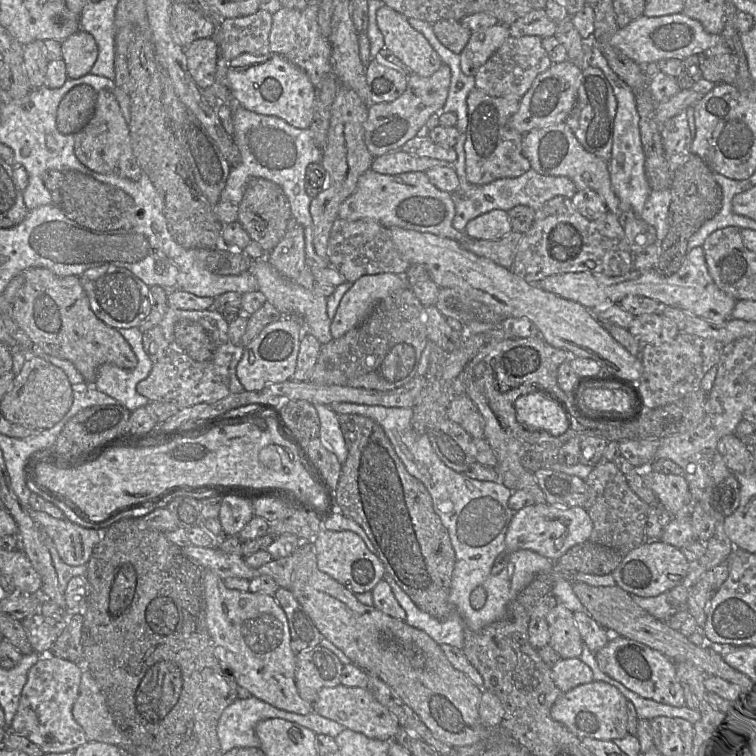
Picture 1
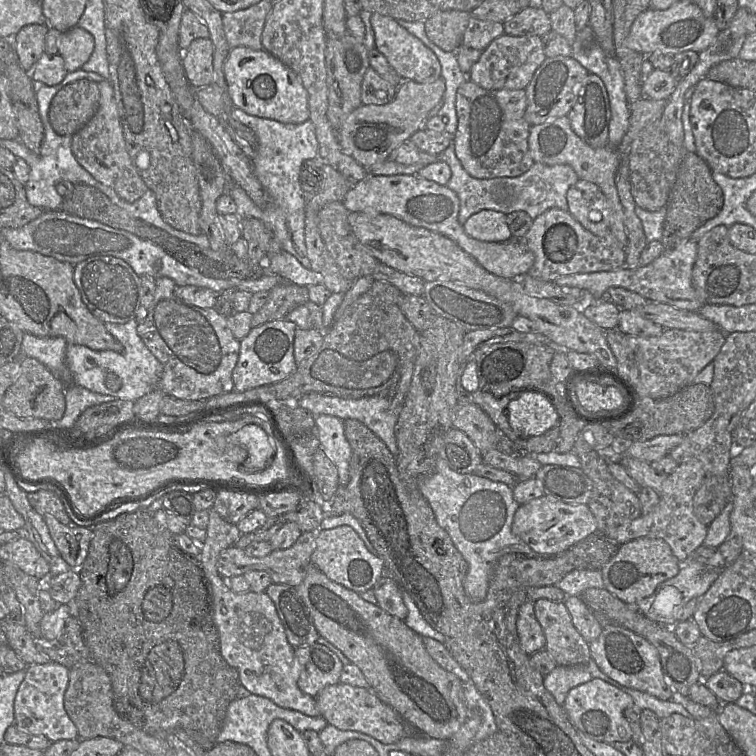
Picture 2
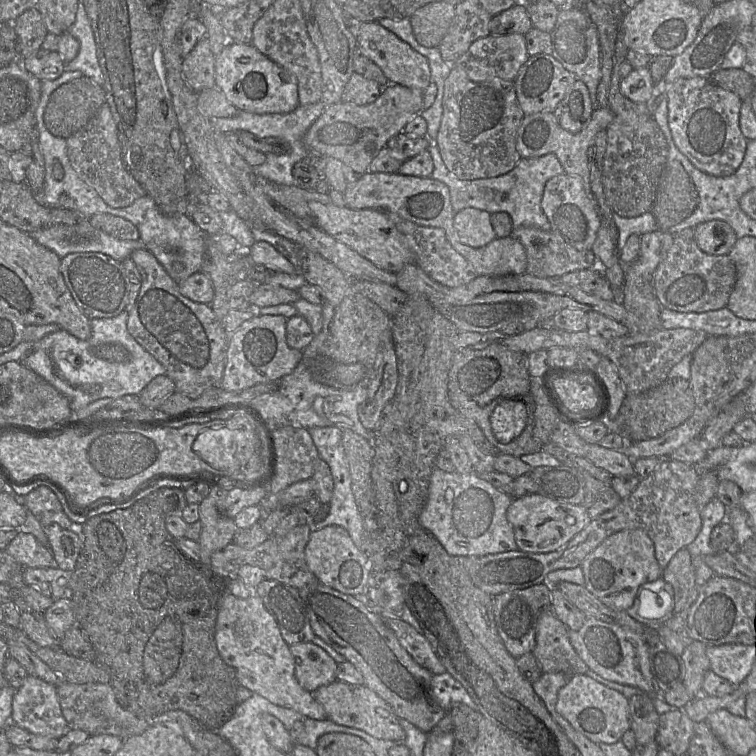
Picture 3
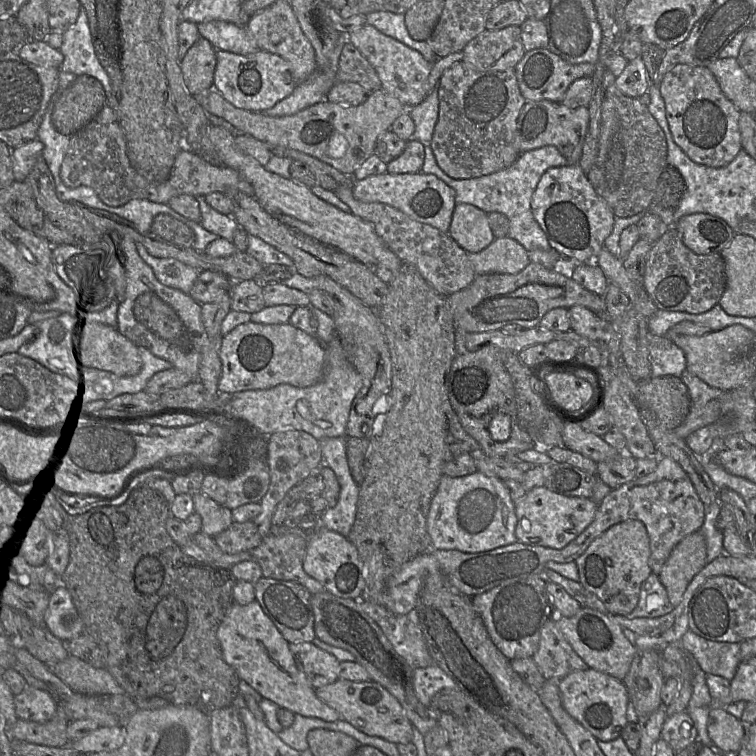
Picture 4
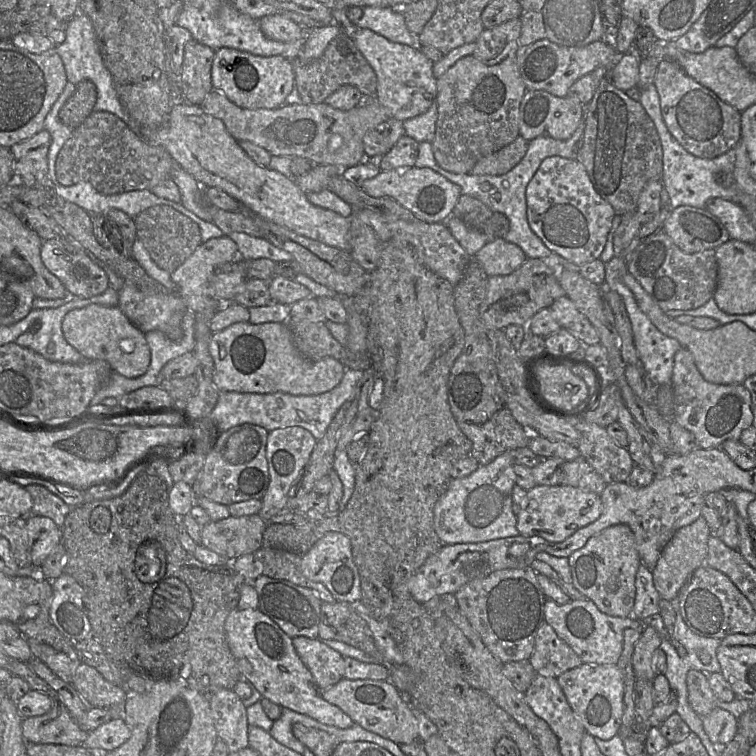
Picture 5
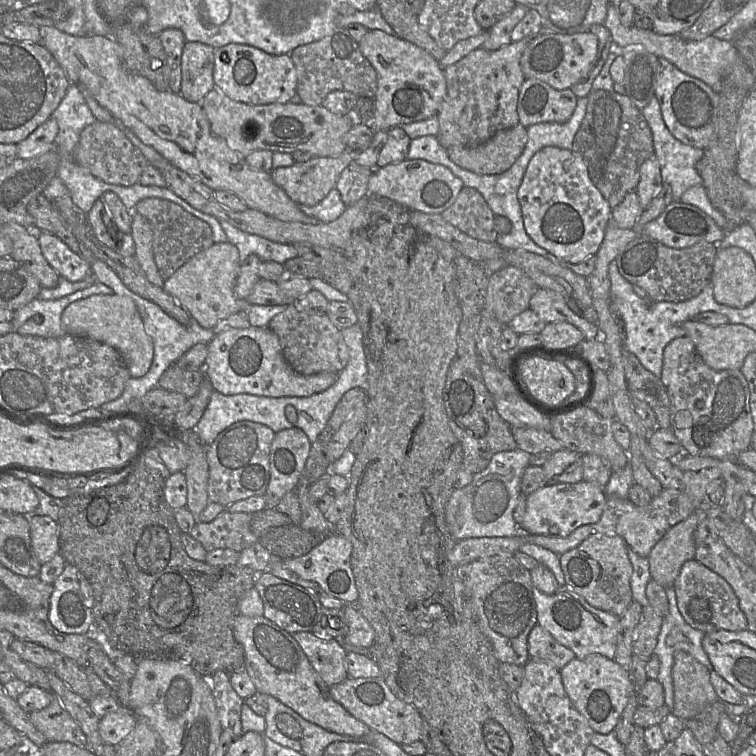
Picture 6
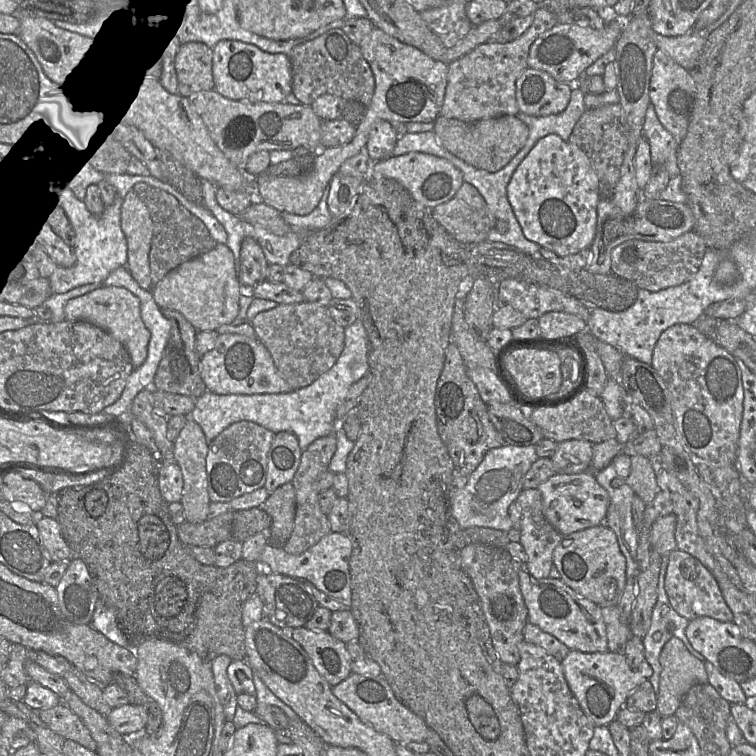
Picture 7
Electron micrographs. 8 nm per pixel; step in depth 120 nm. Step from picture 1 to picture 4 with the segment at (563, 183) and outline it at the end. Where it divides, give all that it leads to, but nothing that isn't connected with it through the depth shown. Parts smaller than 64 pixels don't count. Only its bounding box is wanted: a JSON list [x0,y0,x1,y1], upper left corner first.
[421,145,569,251]

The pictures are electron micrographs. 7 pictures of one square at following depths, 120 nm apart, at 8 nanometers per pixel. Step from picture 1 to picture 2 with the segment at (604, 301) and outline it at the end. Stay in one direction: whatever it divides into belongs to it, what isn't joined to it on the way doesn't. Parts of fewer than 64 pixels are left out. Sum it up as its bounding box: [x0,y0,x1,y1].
[554,239,705,312]

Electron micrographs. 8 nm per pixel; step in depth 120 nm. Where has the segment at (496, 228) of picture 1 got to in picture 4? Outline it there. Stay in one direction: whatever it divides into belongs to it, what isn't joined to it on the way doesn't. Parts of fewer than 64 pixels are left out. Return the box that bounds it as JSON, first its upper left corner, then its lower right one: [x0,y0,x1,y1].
[448,204,496,253]

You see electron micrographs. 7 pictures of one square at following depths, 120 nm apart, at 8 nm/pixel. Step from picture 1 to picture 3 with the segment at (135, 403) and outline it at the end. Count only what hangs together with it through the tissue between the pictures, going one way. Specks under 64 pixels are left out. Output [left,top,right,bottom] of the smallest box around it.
[20,311,166,412]

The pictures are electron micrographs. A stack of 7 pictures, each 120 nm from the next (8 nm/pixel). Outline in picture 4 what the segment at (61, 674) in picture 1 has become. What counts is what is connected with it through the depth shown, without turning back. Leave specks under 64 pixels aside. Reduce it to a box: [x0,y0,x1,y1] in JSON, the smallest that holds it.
[14,684,57,723]

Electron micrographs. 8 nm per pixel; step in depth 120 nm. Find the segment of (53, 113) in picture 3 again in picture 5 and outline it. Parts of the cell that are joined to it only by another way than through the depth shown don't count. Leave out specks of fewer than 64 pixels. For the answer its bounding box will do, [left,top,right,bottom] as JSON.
[59,80,97,128]

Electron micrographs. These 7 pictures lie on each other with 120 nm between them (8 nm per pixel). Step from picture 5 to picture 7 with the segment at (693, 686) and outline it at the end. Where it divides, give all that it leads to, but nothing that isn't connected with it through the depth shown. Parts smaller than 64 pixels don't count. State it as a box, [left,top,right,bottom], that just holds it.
[657,637,708,717]

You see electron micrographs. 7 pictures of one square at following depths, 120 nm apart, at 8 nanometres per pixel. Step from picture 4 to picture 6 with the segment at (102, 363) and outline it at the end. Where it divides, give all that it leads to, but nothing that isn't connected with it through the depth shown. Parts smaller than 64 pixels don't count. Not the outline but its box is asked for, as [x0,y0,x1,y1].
[61,293,153,378]

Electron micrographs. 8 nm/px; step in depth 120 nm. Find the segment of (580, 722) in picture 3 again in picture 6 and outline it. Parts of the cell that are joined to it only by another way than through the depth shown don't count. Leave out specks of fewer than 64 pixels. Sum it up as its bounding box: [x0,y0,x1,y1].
[560,654,634,735]

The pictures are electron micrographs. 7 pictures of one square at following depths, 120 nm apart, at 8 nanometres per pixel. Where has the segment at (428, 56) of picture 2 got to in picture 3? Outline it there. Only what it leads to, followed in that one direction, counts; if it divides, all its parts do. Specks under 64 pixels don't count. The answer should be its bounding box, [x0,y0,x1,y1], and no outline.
[355,21,431,91]

